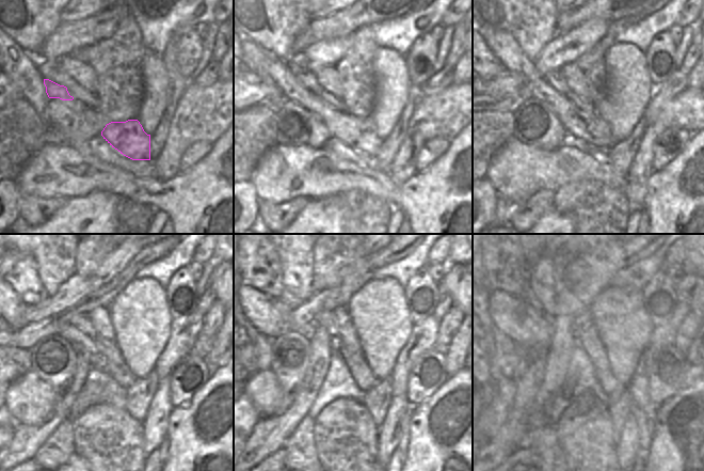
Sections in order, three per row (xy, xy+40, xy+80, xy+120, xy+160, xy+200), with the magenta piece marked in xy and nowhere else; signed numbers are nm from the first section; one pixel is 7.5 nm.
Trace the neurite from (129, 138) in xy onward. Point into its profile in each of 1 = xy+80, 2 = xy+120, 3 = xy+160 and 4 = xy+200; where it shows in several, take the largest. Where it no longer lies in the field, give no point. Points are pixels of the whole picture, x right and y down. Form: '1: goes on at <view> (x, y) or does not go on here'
1: goes on at xy+80 (592, 129)
2: goes on at xy+120 (20, 270)
3: goes on at xy+160 (258, 264)
4: goes on at xy+200 (504, 255)

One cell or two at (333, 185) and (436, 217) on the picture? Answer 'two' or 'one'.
one

